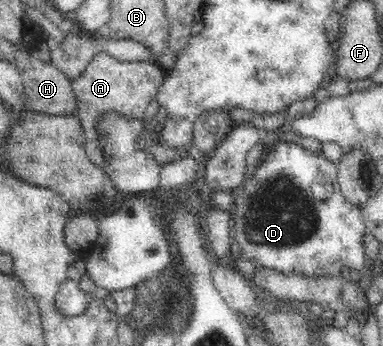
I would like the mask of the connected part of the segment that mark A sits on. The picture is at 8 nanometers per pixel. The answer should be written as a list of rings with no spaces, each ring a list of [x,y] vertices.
[[[99,53],[93,57],[81,77],[71,79],[77,106],[72,115],[81,120],[85,134],[85,151],[94,164],[103,167],[109,161],[108,155],[103,153],[100,137],[97,136],[97,119],[105,113],[118,113],[125,119],[143,119],[147,105],[155,99],[165,76],[166,71],[156,64],[145,61],[127,63],[114,59],[109,53]]]

